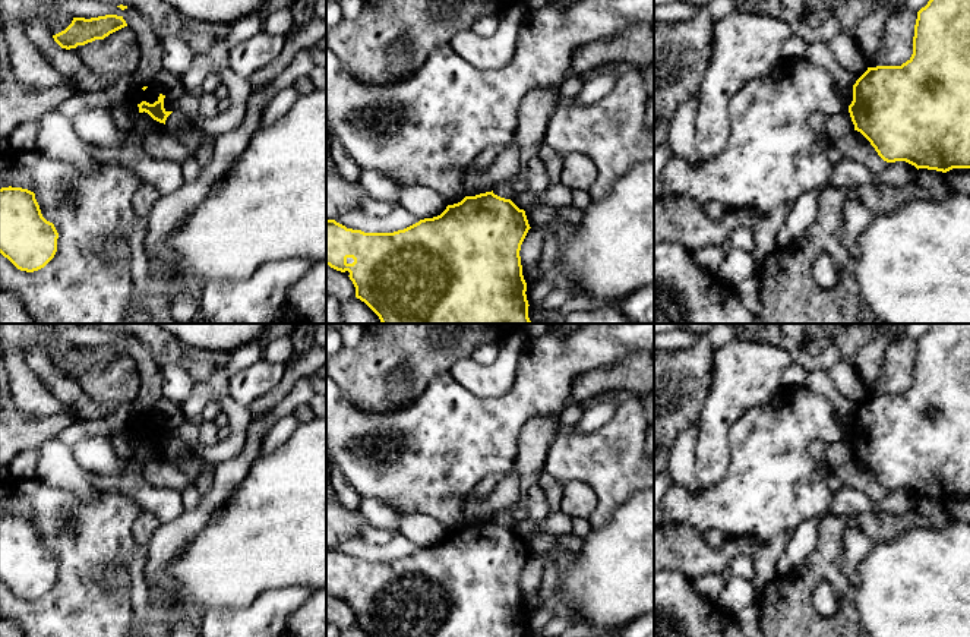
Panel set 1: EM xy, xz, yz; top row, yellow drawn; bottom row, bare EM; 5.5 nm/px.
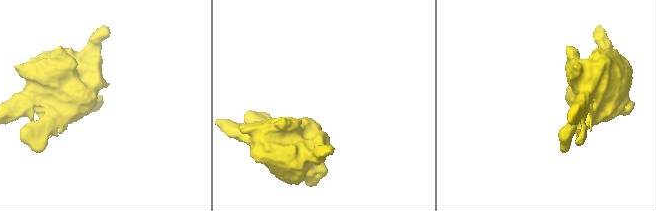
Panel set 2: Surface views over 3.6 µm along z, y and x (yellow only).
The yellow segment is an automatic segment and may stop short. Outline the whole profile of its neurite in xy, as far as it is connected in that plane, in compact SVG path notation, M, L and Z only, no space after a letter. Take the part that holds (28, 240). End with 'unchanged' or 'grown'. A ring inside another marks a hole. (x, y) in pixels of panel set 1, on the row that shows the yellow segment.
M22 187L0 189L0 253L18 269L44 268L57 252L59 233L47 221L35 193Z; unchanged

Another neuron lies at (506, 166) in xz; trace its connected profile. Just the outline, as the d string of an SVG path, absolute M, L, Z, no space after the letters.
M516 146L503 148L492 165L480 171L468 171L464 180L465 196L492 192L503 180L519 177L521 158Z

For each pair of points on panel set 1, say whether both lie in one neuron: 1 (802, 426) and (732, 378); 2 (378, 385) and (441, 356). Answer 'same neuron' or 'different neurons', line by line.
1: different neurons
2: same neuron

